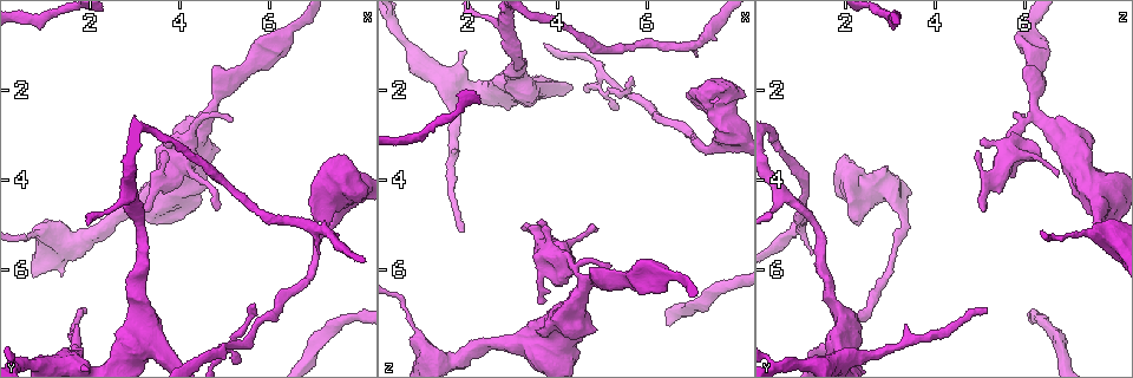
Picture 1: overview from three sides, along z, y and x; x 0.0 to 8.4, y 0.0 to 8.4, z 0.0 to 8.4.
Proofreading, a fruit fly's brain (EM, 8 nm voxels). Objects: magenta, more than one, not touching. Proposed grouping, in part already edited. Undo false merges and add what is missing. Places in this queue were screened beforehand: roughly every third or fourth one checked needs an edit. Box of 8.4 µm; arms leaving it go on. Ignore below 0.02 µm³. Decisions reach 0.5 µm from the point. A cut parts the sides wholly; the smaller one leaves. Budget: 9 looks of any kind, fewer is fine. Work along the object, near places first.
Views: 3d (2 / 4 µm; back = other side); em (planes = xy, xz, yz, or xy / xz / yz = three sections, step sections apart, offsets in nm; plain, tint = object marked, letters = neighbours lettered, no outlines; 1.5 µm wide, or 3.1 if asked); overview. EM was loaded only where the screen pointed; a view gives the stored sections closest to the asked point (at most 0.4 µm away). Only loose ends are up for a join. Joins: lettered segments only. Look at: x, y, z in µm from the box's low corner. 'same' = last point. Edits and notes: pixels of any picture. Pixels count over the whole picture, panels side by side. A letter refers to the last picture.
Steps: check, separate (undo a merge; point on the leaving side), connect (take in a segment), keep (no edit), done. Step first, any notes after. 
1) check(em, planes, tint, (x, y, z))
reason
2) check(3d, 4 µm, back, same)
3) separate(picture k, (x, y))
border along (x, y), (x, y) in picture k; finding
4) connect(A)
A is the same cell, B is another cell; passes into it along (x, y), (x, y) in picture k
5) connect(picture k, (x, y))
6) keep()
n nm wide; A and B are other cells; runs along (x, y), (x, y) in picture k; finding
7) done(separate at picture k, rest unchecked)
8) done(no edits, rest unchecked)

check(em, planes, tint, (4.60, 2.60, 6.30))
sharp bend

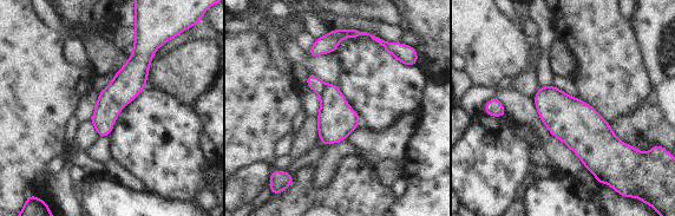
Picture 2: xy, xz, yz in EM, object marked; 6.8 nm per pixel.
check(em, planes, letters, same)

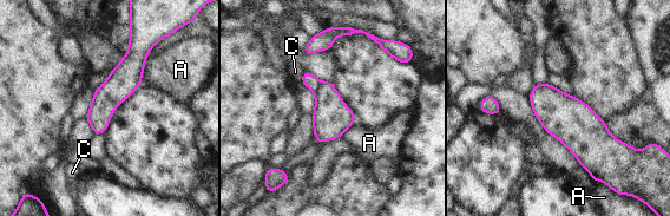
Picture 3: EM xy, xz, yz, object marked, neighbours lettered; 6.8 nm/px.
separate(picture 3, (310, 82))
A and C are other cells; border along (321, 82), (314, 91) in picture 3; a second neuron is stuck on

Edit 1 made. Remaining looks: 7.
check(3d, 2 µm, (1.85, 6.90, 5.15))
branch stops here

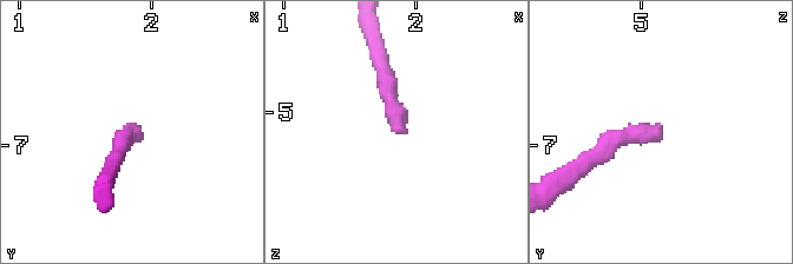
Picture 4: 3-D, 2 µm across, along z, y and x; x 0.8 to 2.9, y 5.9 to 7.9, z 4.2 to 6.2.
check(em, xy, step 4, tint, (1.90, 6.82, 5.16))

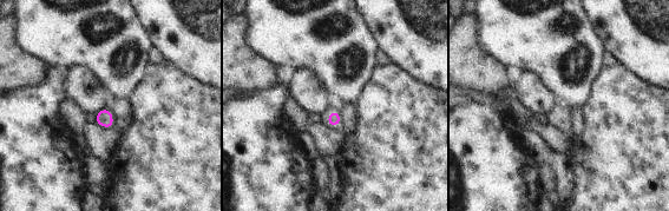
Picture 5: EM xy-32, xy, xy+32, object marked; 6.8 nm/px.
check(em, planes, letters, same)

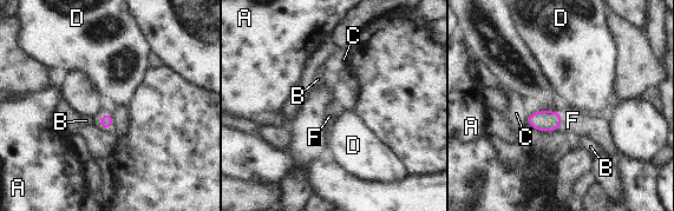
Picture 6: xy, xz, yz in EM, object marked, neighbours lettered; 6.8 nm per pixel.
connect(F)
90 nm wide; F is the same cell, A, B, C and D are other cells; passes into it along (106, 122), (102, 118), (98, 117) in picture 6; the neuron continues

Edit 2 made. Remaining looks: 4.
check(overview)

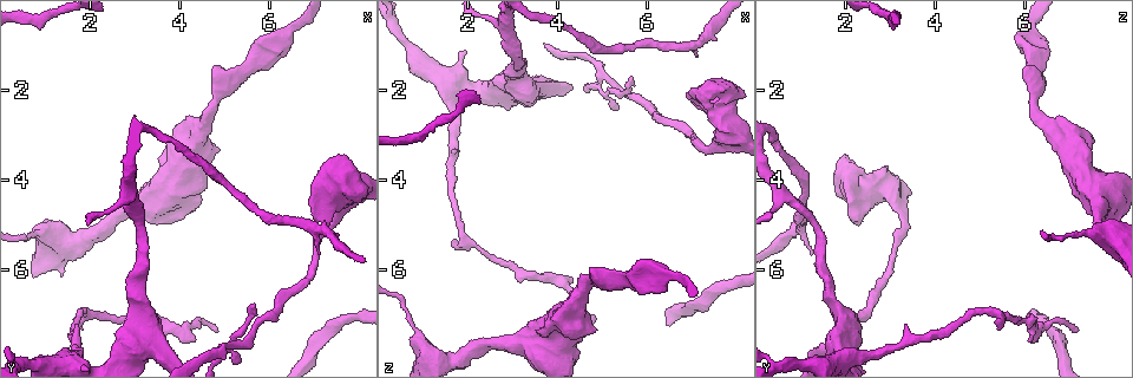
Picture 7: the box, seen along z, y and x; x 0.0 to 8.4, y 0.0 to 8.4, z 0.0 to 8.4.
check(em, xy, step 4, letters, (7.55, 4.70, 3.25))
thick turns thin

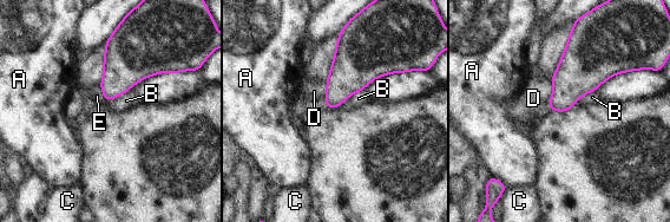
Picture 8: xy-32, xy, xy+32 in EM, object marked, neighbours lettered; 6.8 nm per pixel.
keep()
A, B, C, D and E are other cells; continuous, no second neuron

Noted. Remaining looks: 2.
done(separate at picture 3, connect at picture 6, rest unchecked)

